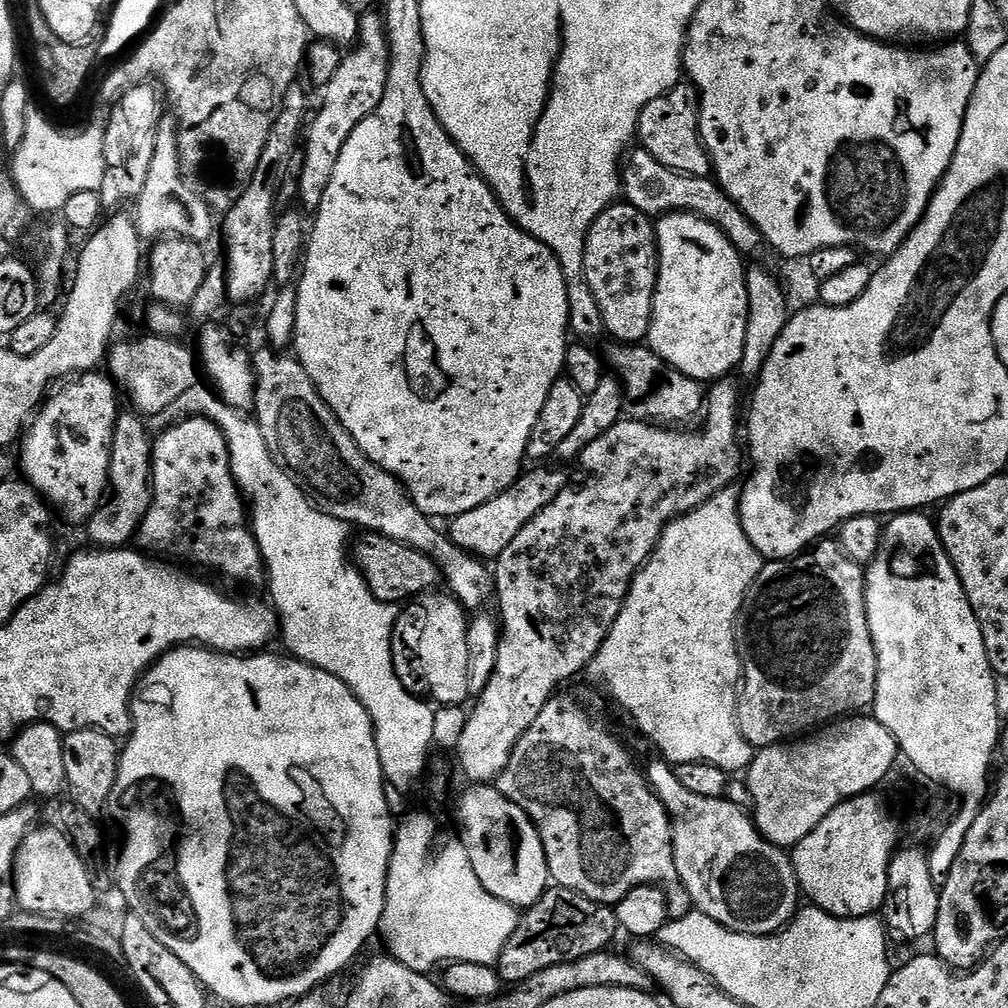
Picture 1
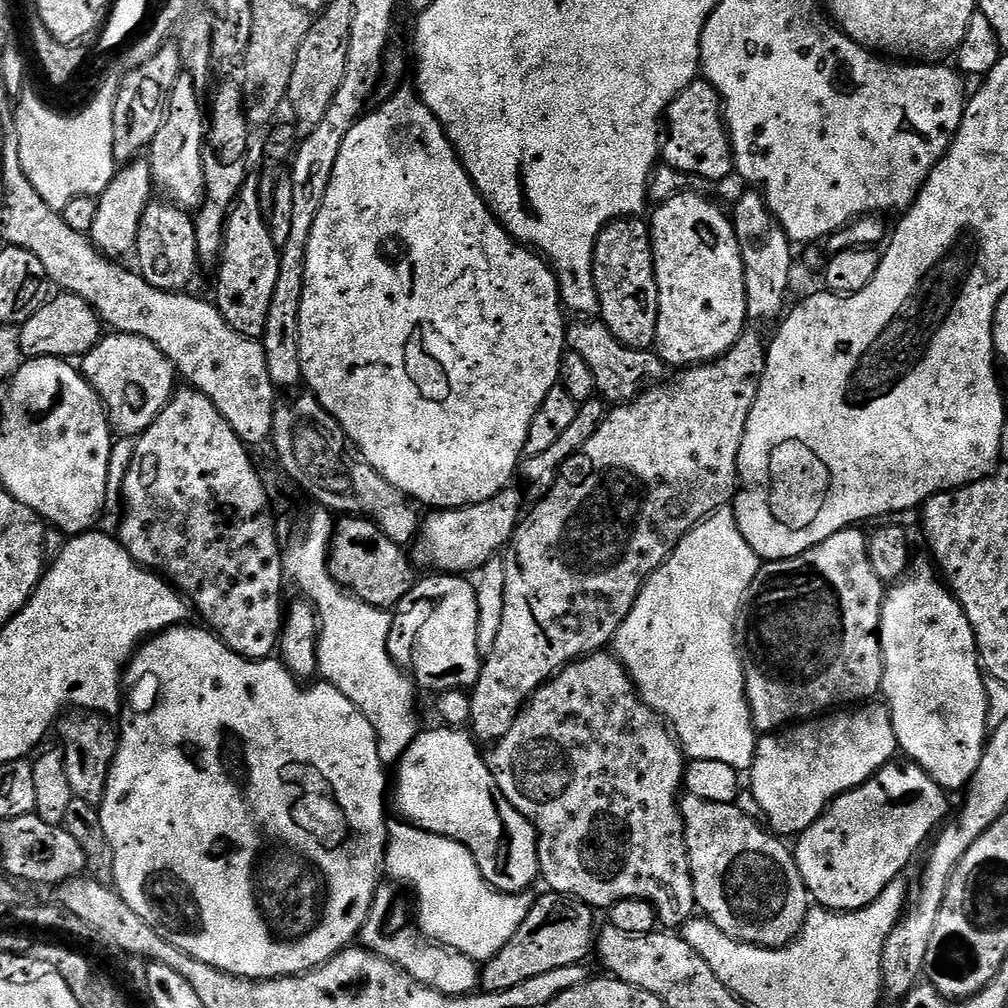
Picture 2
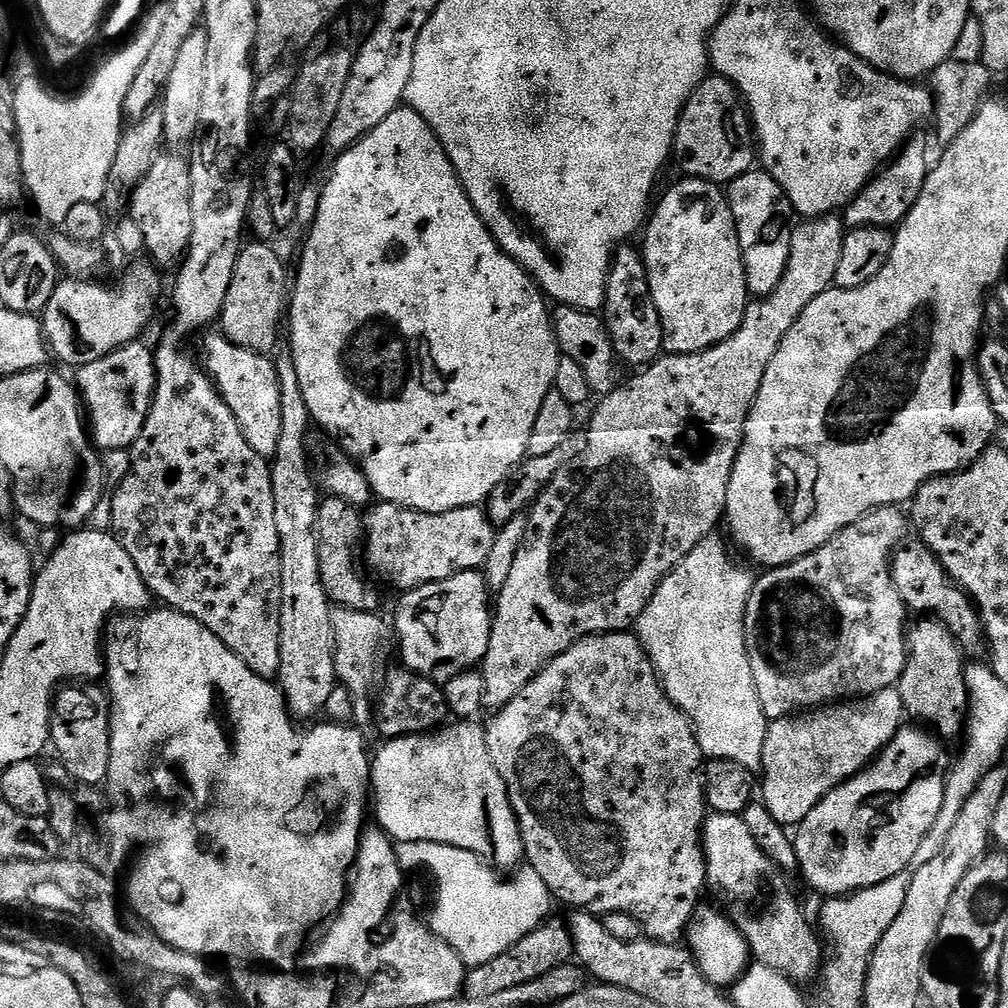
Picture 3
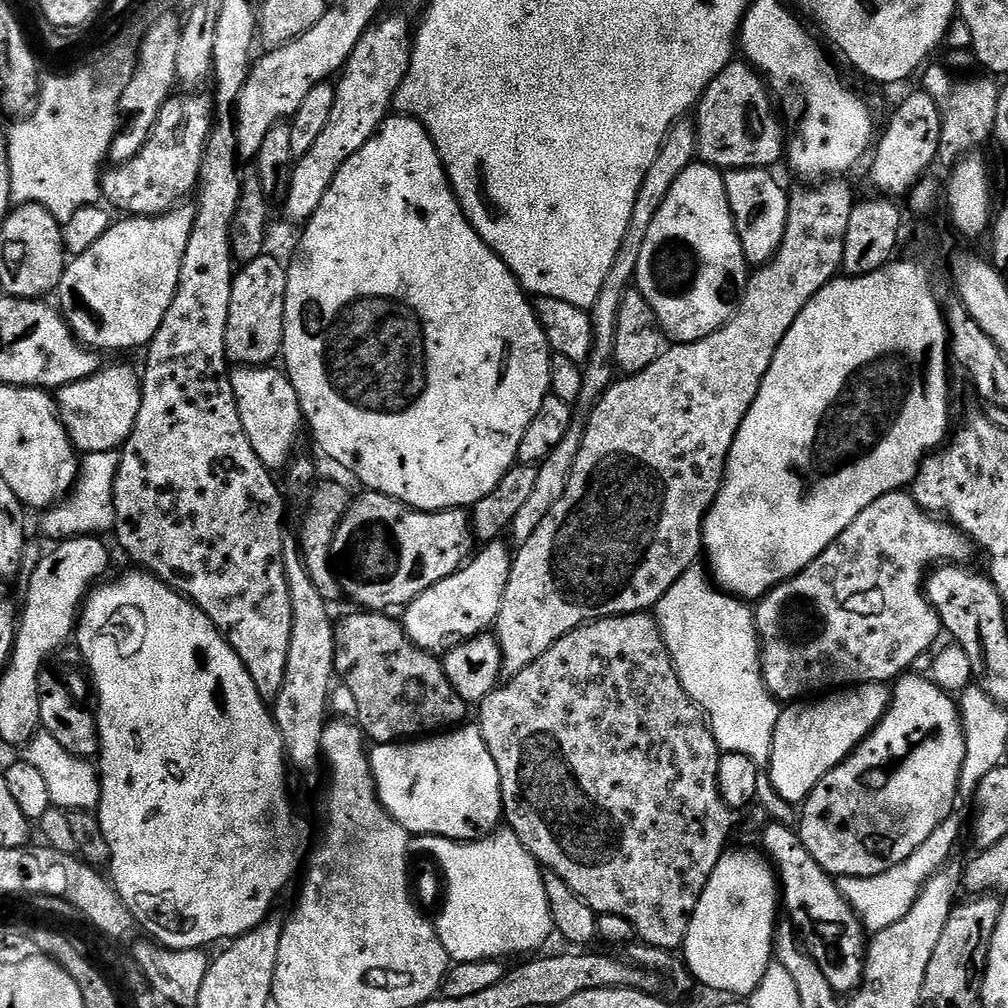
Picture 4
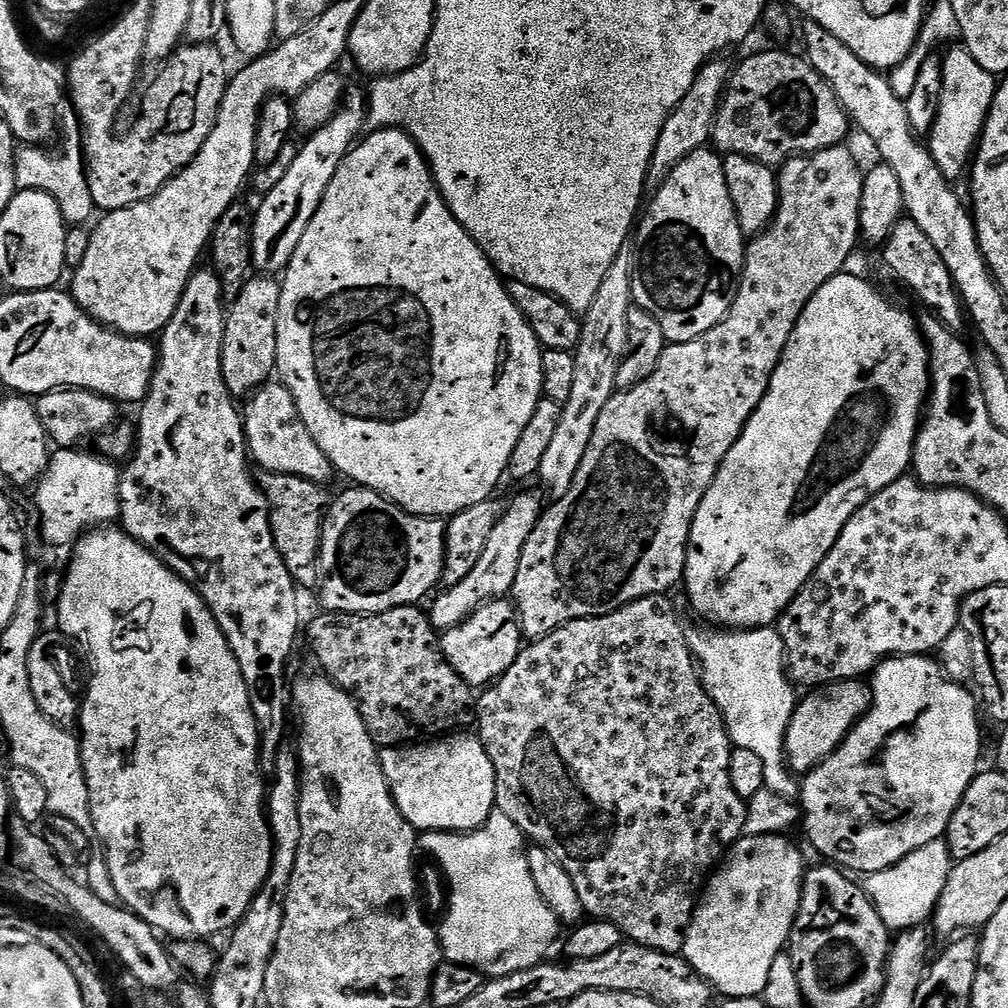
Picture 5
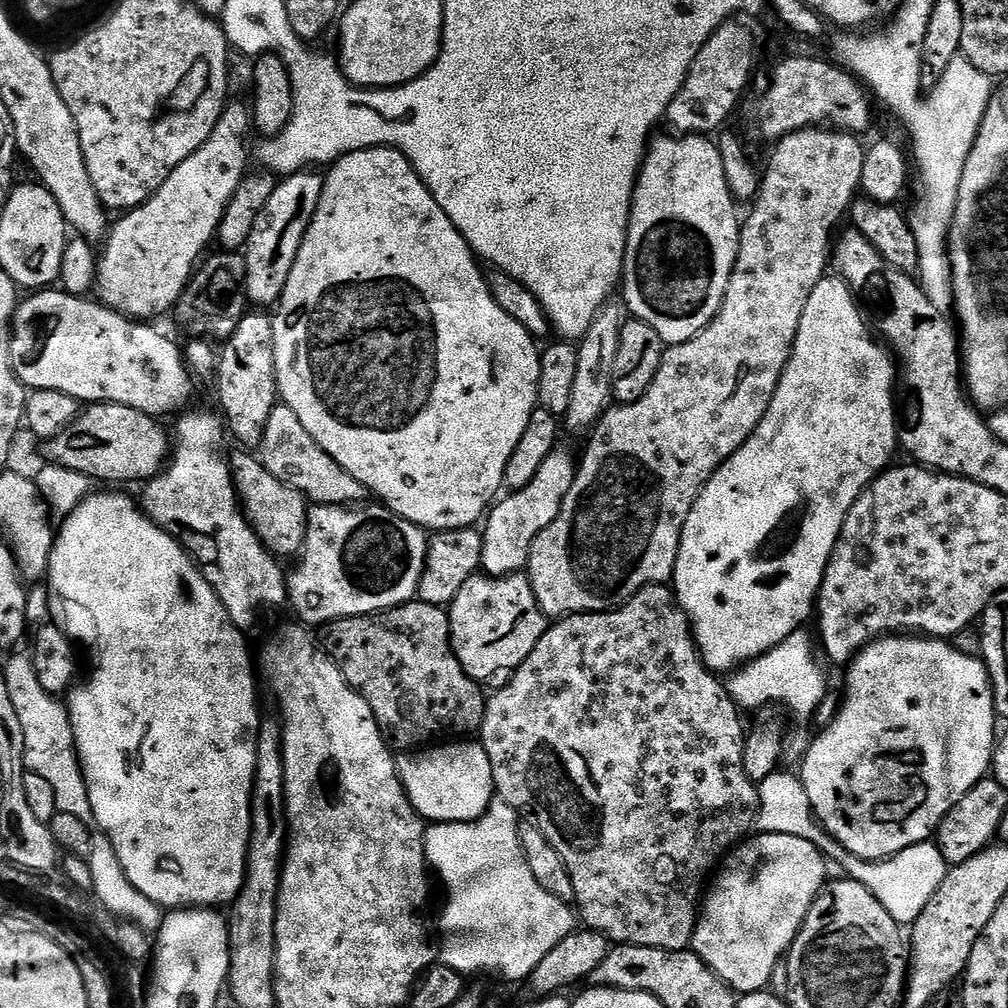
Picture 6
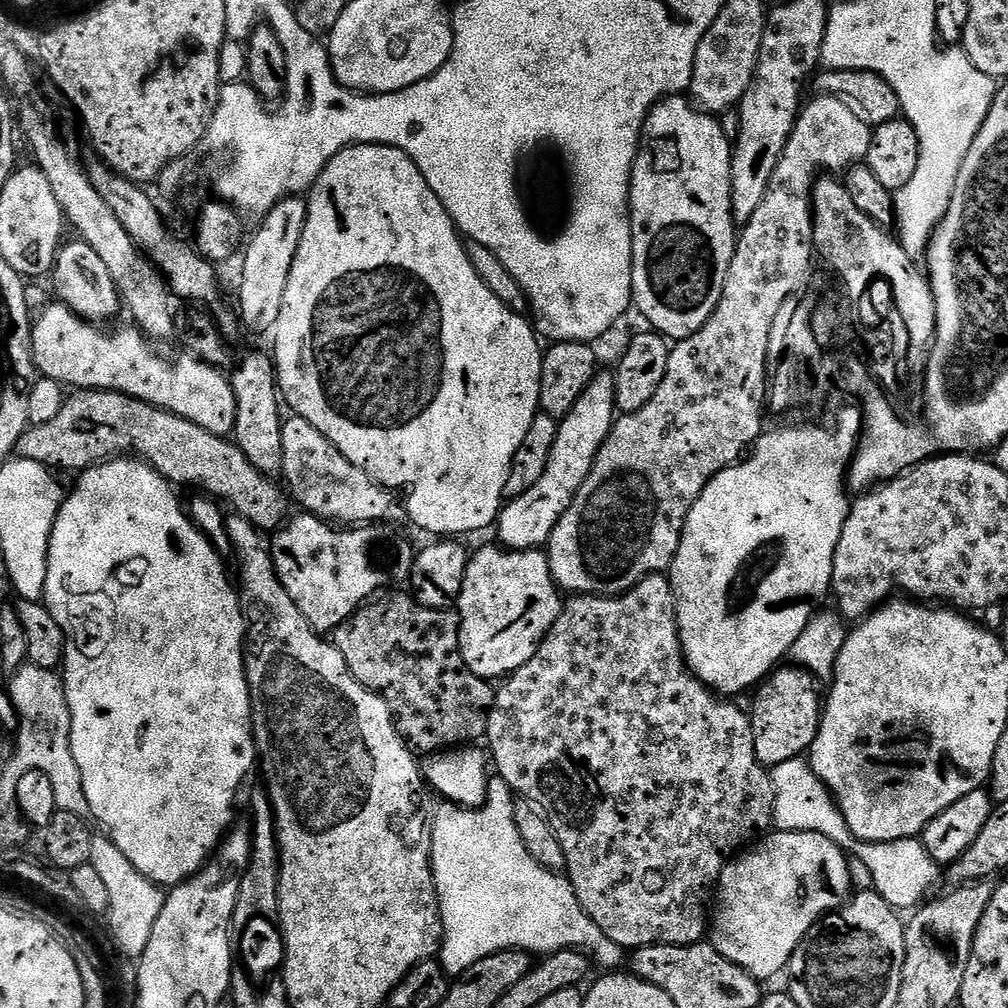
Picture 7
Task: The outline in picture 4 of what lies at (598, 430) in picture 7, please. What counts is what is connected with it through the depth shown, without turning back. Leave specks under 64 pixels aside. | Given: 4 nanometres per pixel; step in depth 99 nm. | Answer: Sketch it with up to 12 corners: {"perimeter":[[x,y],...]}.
{"perimeter":[[483,545],[402,612],[423,652],[495,625],[513,549]]}

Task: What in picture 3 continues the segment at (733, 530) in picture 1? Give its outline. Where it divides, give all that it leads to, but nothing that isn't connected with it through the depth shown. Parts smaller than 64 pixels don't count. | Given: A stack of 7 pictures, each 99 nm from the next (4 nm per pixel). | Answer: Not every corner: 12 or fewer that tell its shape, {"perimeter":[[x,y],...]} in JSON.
{"perimeter":[[713,534],[634,632],[705,757],[762,765],[754,576]]}

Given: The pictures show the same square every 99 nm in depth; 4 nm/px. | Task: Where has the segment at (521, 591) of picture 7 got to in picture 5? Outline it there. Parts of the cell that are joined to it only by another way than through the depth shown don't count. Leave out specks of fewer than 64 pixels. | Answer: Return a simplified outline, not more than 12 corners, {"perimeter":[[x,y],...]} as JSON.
{"perimeter":[[508,598],[474,609],[440,636],[473,689],[500,679],[522,633]]}

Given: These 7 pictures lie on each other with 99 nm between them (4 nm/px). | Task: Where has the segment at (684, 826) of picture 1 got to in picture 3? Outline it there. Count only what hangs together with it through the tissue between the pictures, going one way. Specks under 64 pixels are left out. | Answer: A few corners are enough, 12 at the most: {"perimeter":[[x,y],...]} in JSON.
{"perimeter":[[743,815],[704,821],[707,887],[757,961],[804,986],[817,929]]}

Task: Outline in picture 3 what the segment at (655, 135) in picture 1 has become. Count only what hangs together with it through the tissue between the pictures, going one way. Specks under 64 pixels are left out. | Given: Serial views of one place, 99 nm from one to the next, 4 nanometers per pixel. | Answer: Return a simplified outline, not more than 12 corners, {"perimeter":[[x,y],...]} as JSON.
{"perimeter":[[705,76],[675,126],[685,177],[727,186],[758,145],[740,93]]}

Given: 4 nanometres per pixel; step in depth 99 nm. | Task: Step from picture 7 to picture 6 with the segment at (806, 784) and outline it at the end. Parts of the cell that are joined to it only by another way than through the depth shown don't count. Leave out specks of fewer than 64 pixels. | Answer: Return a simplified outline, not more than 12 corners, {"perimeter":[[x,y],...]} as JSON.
{"perimeter":[[795,771],[759,781],[760,832],[806,838],[901,926],[949,864],[935,842],[885,860],[850,854],[820,825]]}

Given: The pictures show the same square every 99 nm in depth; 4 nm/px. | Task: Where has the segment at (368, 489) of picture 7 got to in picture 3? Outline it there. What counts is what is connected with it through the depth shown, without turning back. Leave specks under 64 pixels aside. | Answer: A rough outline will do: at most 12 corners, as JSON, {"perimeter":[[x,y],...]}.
{"perimeter":[[204,340],[202,363],[246,442],[270,458],[282,390],[265,353]]}

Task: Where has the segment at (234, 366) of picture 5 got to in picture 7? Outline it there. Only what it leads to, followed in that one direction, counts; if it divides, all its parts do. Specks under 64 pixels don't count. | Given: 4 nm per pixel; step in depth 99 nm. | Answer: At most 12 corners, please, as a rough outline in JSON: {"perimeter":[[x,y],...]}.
{"perimeter":[[252,352],[231,373],[234,443],[262,474],[282,466],[276,365]]}

